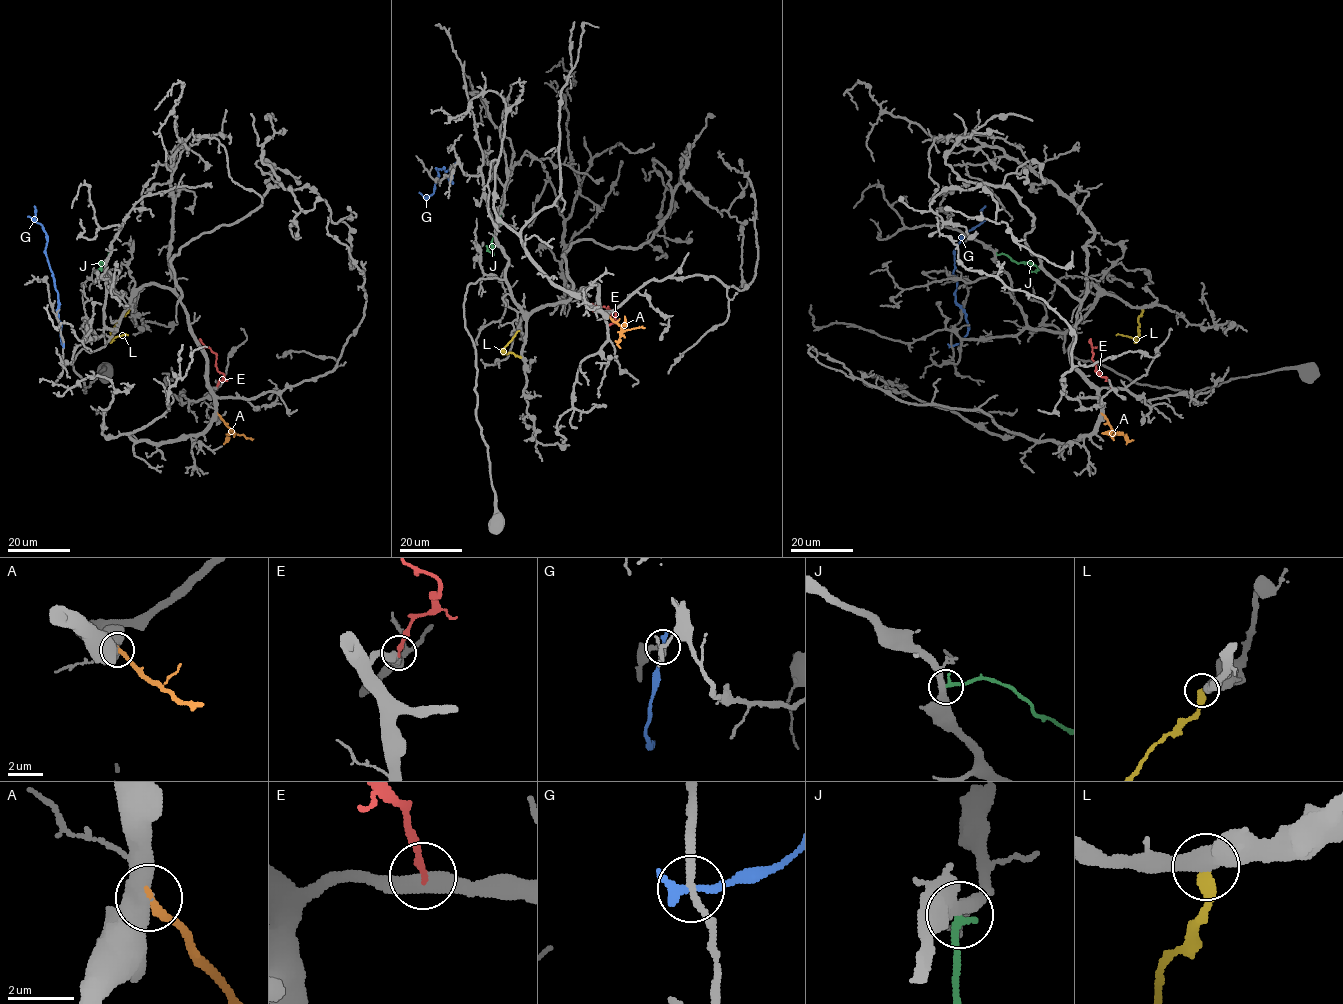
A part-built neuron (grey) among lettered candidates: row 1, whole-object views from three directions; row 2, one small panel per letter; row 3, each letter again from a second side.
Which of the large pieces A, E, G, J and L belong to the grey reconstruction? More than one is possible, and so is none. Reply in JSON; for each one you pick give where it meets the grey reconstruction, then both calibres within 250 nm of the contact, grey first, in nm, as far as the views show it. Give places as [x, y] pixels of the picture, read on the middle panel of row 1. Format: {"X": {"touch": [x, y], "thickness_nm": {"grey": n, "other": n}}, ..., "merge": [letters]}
{"merge": []}

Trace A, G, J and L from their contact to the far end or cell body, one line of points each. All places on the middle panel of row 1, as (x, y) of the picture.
A: (608, 316), (624, 331), (644, 328)
G: (455, 165), (452, 182), (449, 179), (449, 170), (437, 169), (438, 177), (434, 192), (426, 199)
J: (501, 210), (492, 251), (487, 245)
L: (520, 357), (502, 352), (519, 331)

